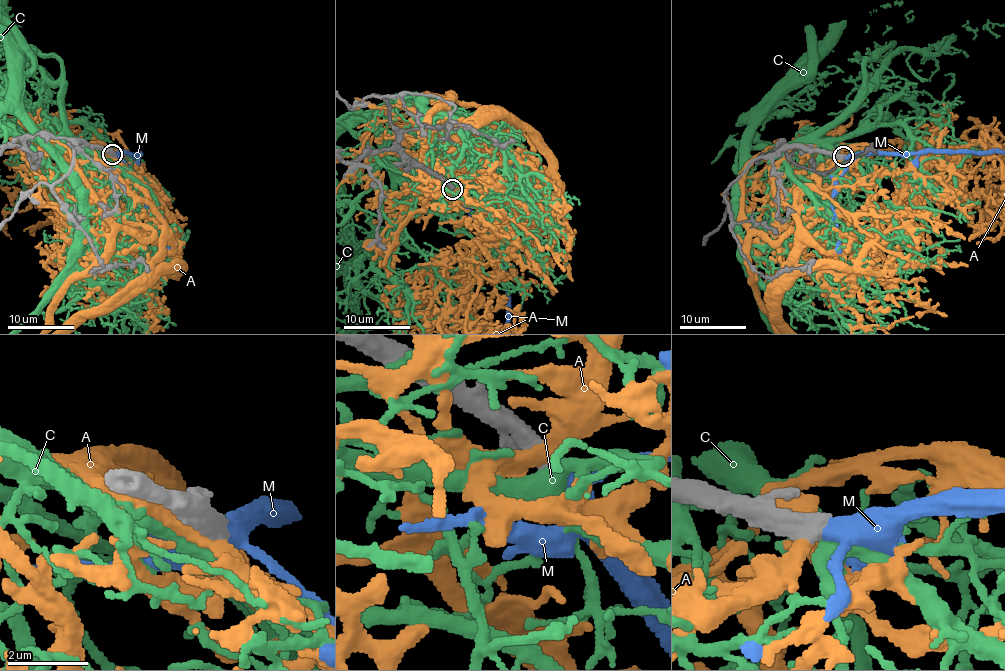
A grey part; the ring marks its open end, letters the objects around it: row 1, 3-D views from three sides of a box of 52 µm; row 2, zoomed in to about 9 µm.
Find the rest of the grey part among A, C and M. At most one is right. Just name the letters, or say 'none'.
M

